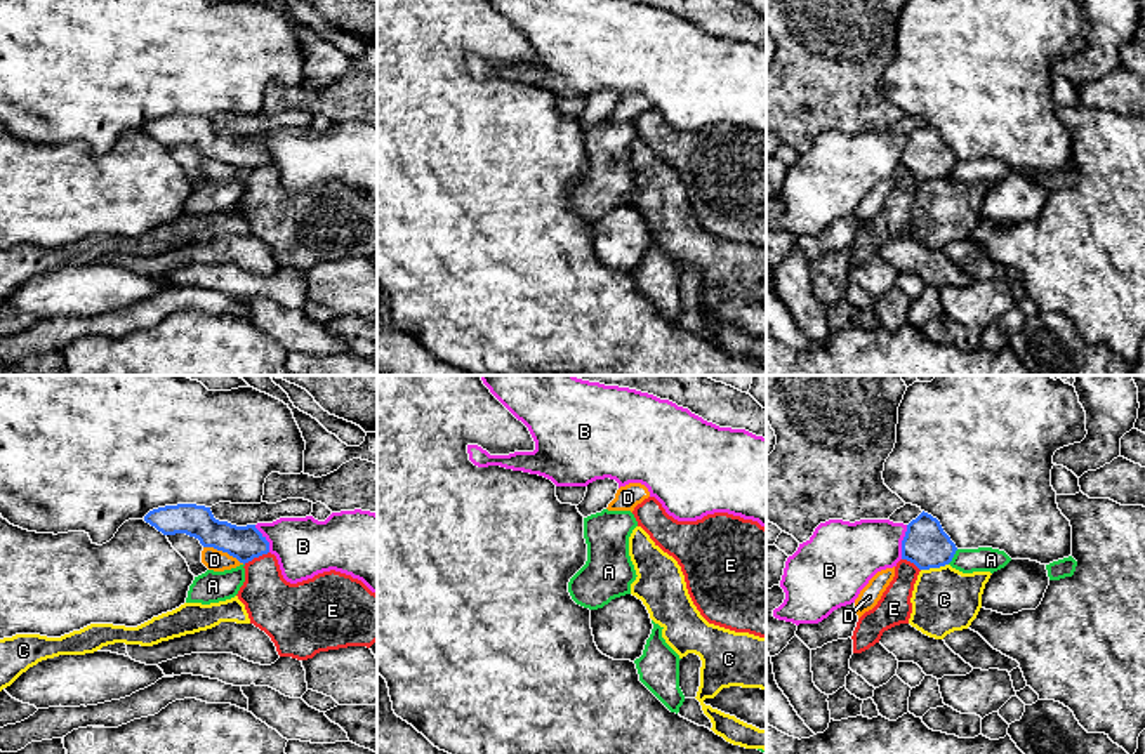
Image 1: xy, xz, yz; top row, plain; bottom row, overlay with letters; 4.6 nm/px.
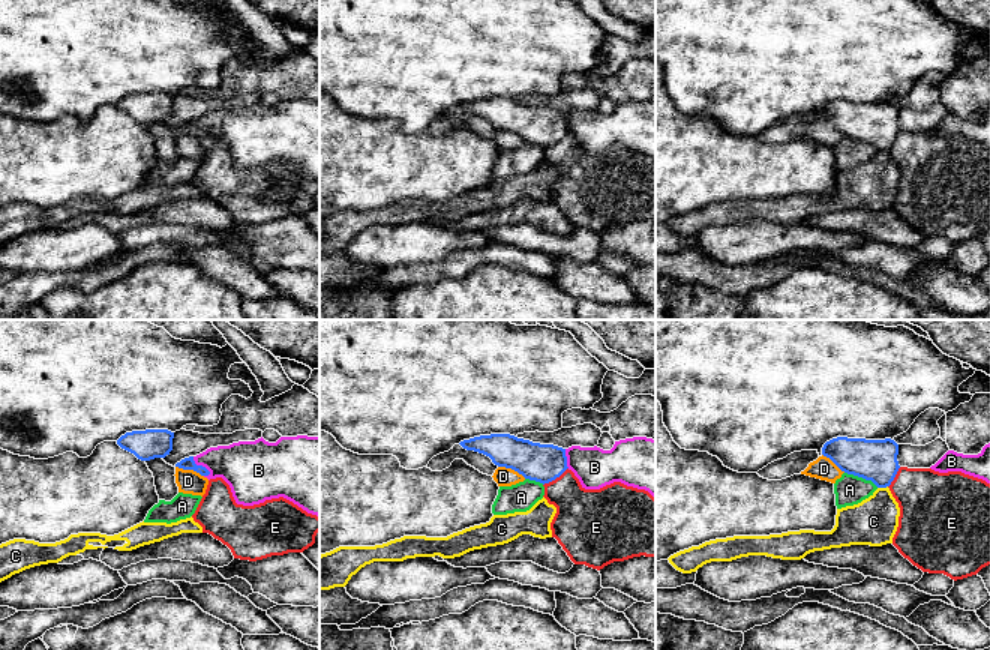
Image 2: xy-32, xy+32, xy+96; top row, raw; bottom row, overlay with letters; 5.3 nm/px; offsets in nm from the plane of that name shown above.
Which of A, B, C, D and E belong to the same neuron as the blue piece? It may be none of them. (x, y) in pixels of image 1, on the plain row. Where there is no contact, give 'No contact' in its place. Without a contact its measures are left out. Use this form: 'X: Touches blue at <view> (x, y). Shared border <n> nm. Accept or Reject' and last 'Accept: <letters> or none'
A: Touches blue at yz (953, 167). Shared border 90 nm. Reject
B: Touches blue at yz (902, 153). Shared border 160 nm. Reject
C: Touches blue at yz (933, 178). Shared border 130 nm. Reject
D: Touches blue at xy (225, 162). Shared border 200 nm. Reject
E: Touches blue at xy (256, 167). Shared border 130 nm. Reject
Accept: none

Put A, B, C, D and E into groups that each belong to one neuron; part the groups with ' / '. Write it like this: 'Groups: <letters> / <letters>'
Groups: A / B / C / D / E

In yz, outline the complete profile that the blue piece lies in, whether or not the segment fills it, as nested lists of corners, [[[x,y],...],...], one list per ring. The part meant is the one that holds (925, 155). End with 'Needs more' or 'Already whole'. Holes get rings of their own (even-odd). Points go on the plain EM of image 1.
[[[923,122],[907,136],[902,151],[902,170],[914,174],[919,181],[949,175],[956,162],[956,155],[931,125]]]. Already whole

